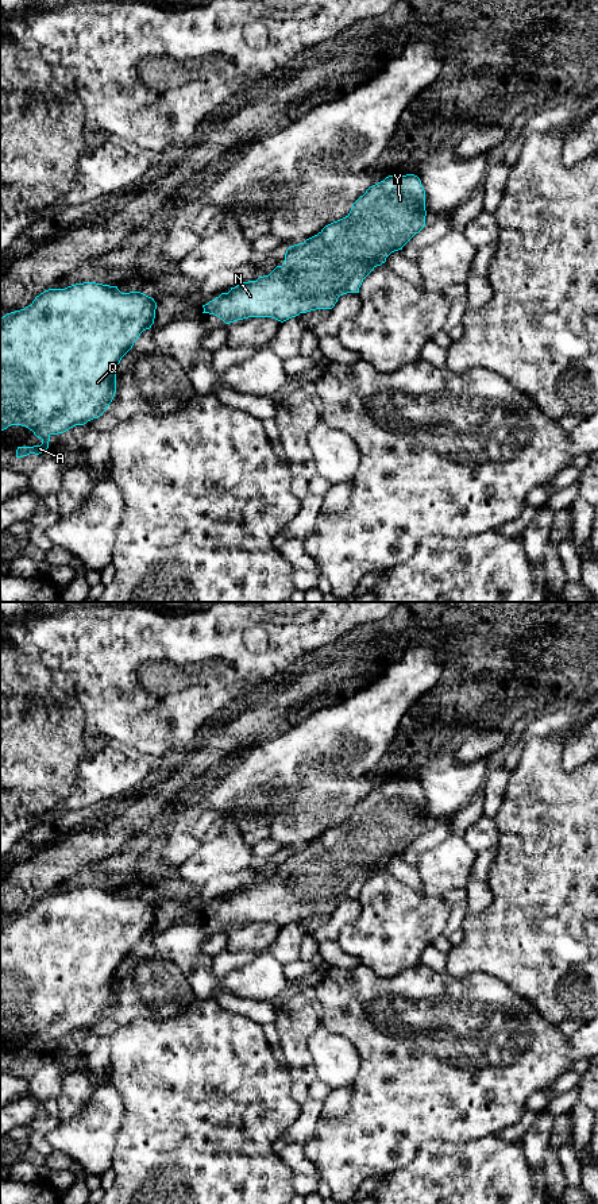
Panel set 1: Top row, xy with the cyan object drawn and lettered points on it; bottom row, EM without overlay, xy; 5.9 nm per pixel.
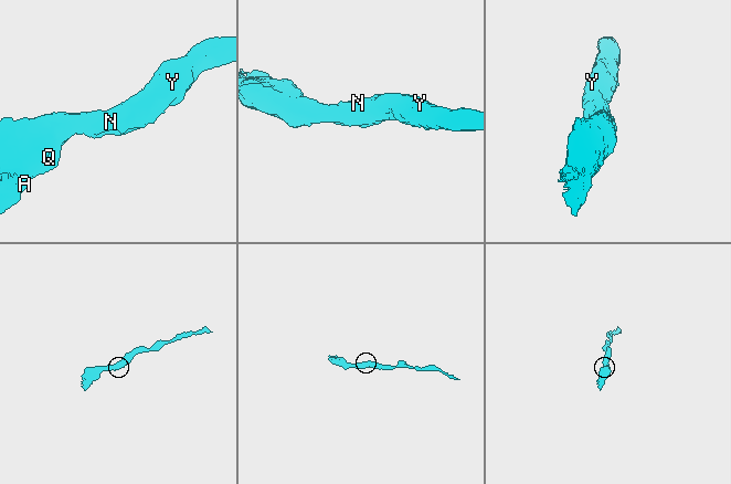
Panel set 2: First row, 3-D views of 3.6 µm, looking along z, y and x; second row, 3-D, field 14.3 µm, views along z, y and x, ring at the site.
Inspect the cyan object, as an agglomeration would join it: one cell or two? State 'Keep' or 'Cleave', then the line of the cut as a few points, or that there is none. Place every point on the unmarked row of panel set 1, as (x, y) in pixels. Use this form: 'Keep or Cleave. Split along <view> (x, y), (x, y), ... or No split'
Keep. No split

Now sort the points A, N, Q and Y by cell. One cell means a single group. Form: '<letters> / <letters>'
A N Q Y

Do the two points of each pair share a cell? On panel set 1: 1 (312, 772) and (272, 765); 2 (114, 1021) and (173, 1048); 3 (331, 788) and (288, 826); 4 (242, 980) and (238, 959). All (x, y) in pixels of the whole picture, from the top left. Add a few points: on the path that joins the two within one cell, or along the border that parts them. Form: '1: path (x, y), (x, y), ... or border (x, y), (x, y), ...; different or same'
1: border (311, 748), (300, 761), (300, 782), (290, 795); different
2: border (155, 1018), (134, 1018), (118, 1029); different
3: path (320, 799), (298, 821); same
4: border (259, 953), (250, 963), (224, 975); different

